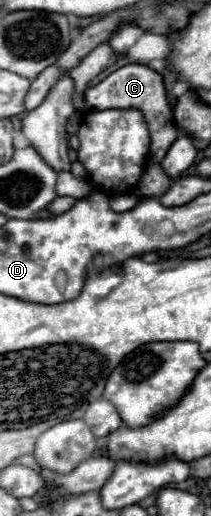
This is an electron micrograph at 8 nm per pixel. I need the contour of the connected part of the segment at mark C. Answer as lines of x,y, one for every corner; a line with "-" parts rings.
124,65
116,69
112,75
108,75
102,83
96,87
86,89
86,109
138,109
142,111
148,131
150,131
150,161
160,163
170,149
170,145
178,139
178,129
172,123
172,109
166,101
166,91
162,77
144,67
144,65

